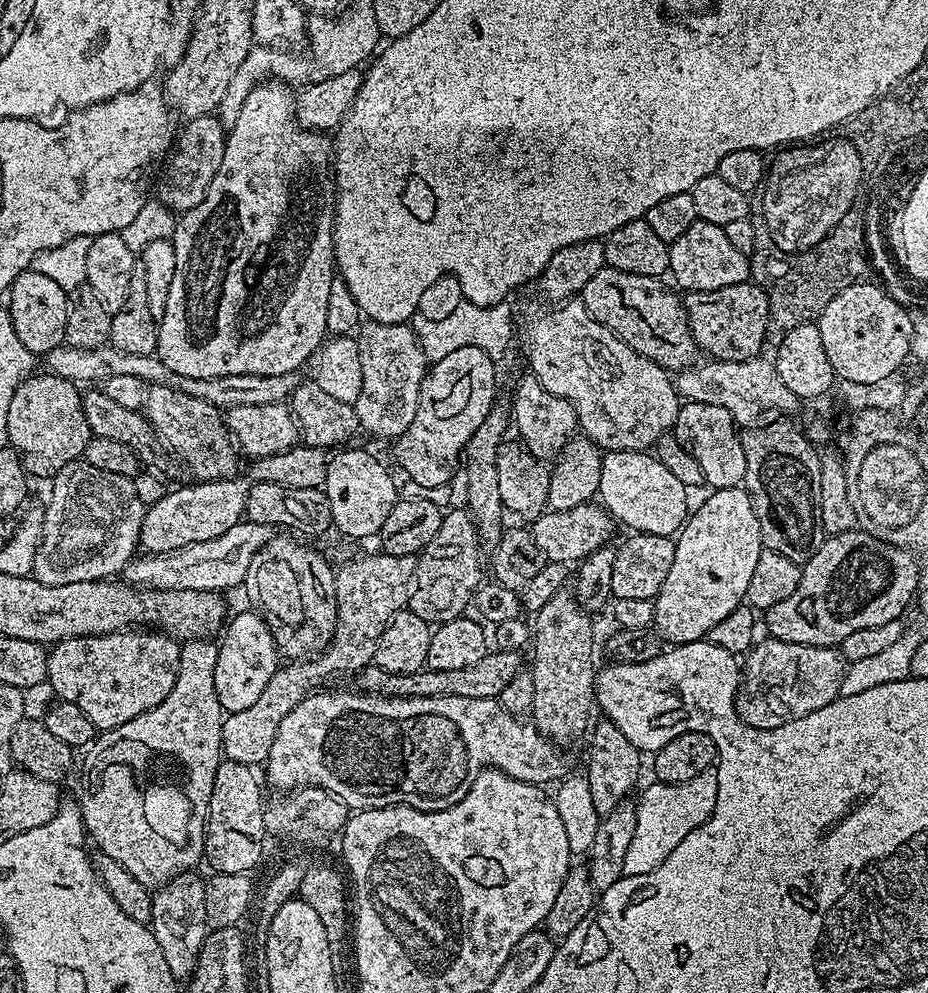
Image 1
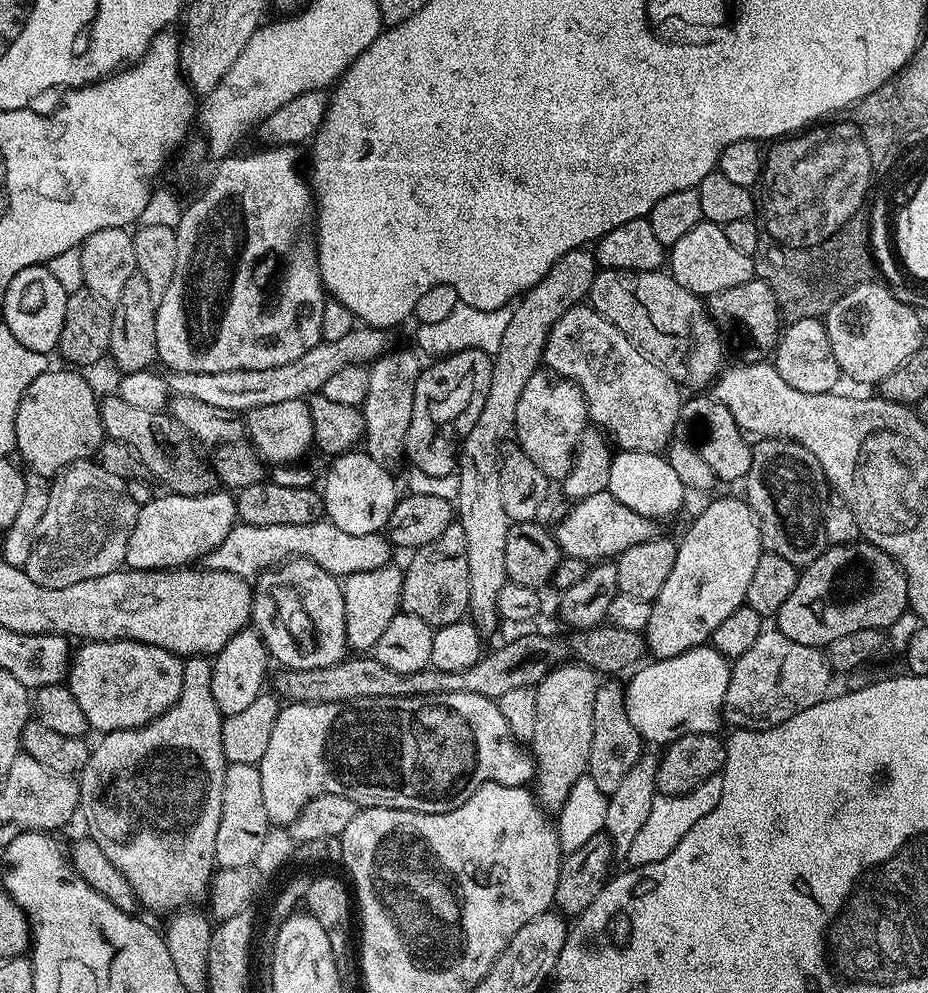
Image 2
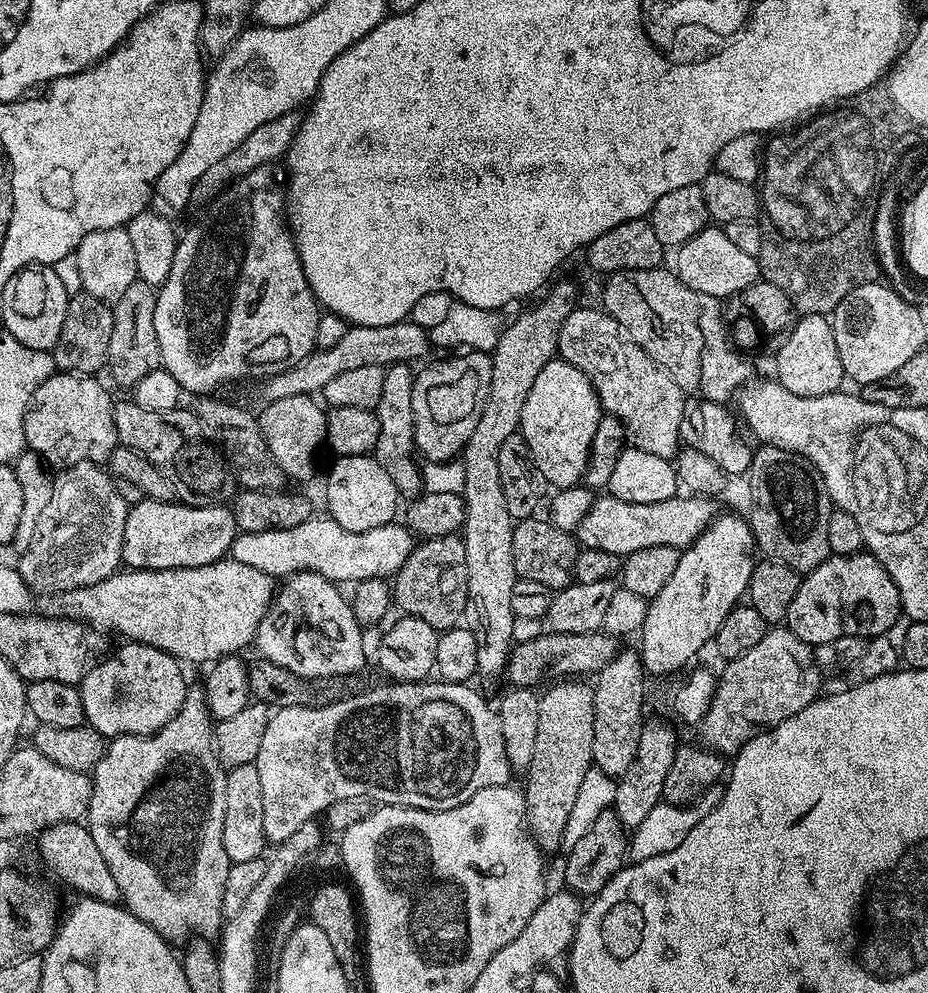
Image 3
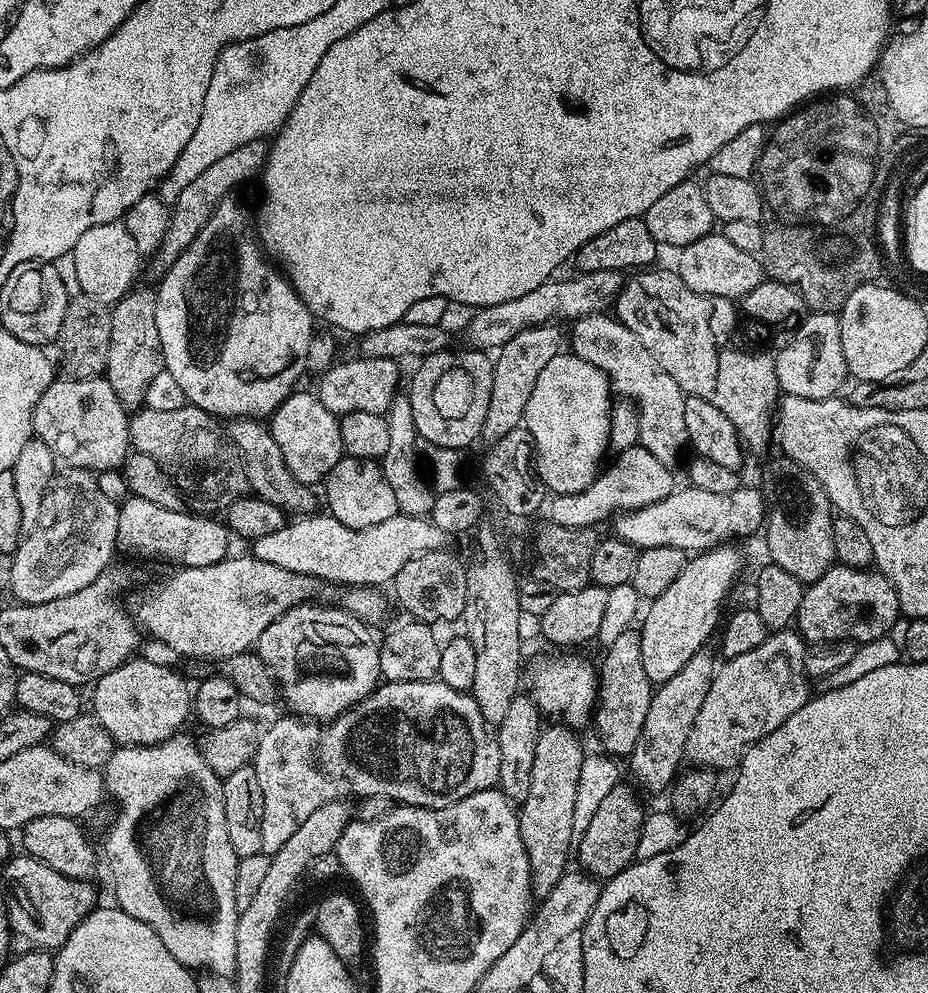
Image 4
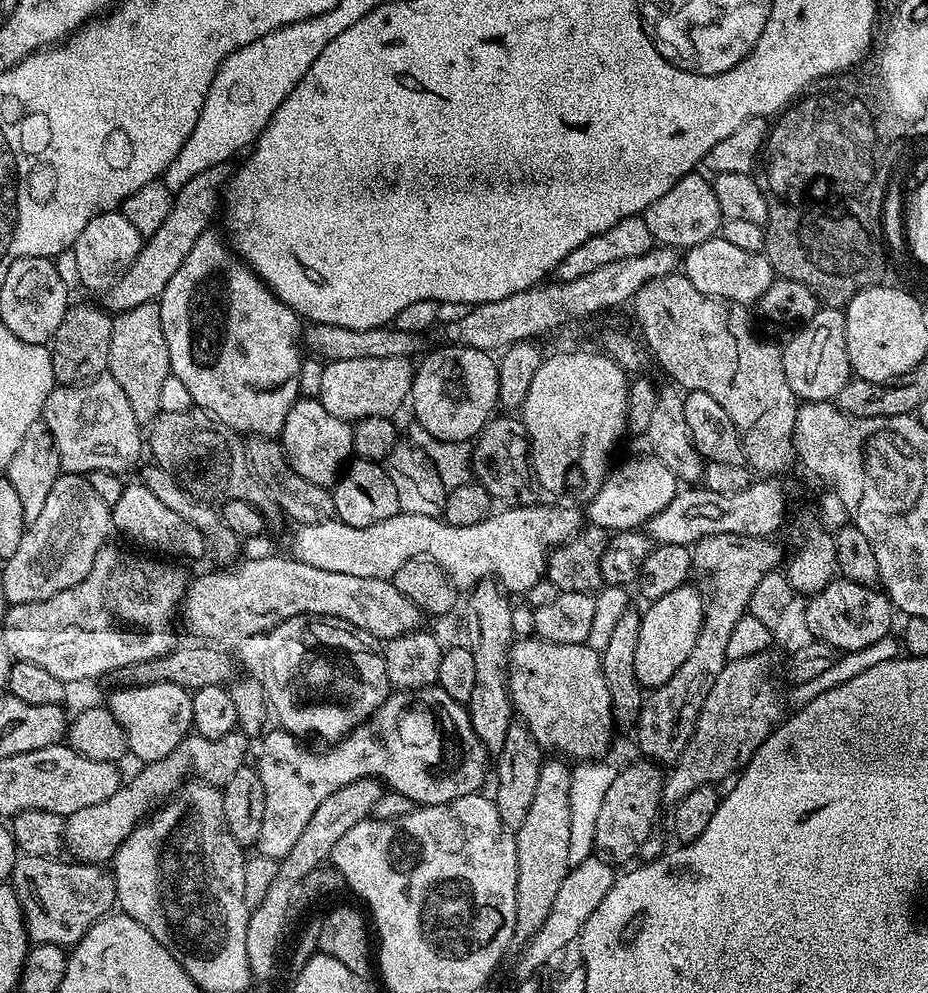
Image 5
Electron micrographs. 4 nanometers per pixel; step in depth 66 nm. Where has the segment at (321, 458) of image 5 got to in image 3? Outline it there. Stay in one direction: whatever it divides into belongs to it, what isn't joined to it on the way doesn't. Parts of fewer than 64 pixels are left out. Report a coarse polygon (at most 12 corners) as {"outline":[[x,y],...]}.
{"outline":[[312,396],[258,412],[260,433],[285,477],[308,480],[328,439]]}

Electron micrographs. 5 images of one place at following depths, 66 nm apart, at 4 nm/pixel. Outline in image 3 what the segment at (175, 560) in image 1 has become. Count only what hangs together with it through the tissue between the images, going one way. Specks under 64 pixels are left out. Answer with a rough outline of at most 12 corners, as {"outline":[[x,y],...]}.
{"outline":[[330,518],[240,532],[231,559],[273,578],[395,577],[403,523],[351,532]]}

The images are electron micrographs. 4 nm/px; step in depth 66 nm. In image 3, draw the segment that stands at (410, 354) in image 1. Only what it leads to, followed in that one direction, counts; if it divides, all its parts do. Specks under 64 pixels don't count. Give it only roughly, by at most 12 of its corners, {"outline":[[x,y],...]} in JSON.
{"outline":[[408,364],[384,369],[374,453],[401,497],[421,495]]}

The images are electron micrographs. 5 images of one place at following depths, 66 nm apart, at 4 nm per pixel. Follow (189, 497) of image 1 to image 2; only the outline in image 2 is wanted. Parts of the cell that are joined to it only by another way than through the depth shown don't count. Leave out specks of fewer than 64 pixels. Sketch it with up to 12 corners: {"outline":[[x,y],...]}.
{"outline":[[153,495],[124,564],[180,570],[237,524],[236,497]]}

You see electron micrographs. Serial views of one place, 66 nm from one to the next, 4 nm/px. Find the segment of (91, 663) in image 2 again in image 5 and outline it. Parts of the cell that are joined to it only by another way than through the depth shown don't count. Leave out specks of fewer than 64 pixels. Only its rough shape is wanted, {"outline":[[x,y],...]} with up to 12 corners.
{"outline":[[120,686],[106,707],[152,764],[190,735],[192,692]]}

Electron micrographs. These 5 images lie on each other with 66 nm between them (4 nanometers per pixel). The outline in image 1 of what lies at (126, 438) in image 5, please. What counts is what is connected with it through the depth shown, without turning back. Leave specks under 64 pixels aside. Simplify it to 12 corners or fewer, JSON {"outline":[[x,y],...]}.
{"outline":[[33,374],[14,392],[8,444],[29,477],[83,457],[81,389]]}

